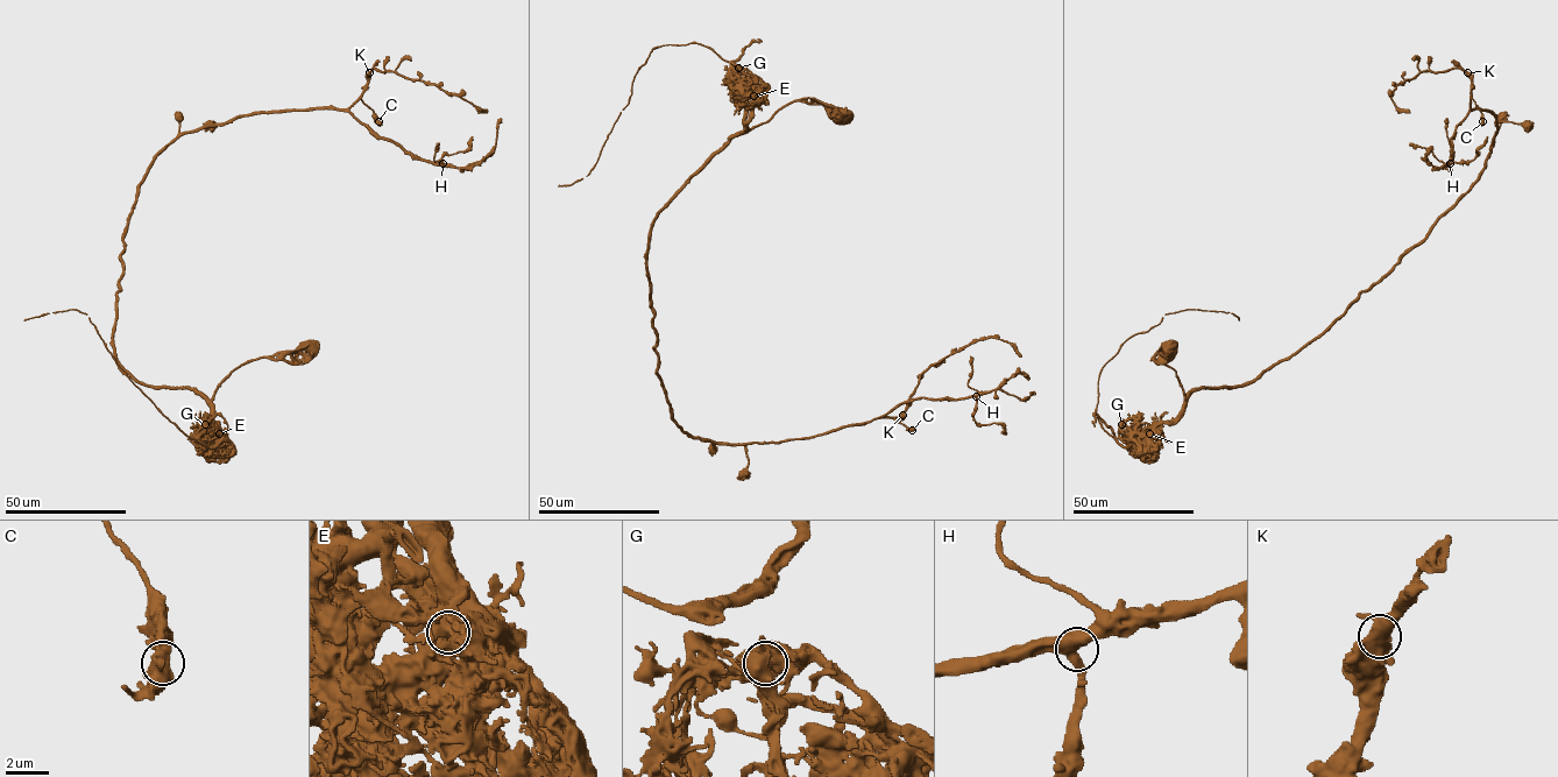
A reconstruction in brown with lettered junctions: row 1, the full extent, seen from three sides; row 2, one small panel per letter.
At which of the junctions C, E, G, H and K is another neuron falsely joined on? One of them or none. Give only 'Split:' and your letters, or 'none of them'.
Split: G

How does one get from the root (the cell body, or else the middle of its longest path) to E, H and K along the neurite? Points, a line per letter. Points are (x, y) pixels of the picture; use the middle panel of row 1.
E: (847, 118), (842, 120), (821, 104), (793, 100), (765, 122), (745, 131), (745, 111), (753, 96)
H: (847, 118), (785, 104), (660, 211), (648, 276), (672, 417), (694, 438), (776, 443), (915, 398), (976, 396)
K: (847, 118), (785, 104), (660, 211), (648, 255), (658, 374), (681, 429), (721, 443), (903, 415)

